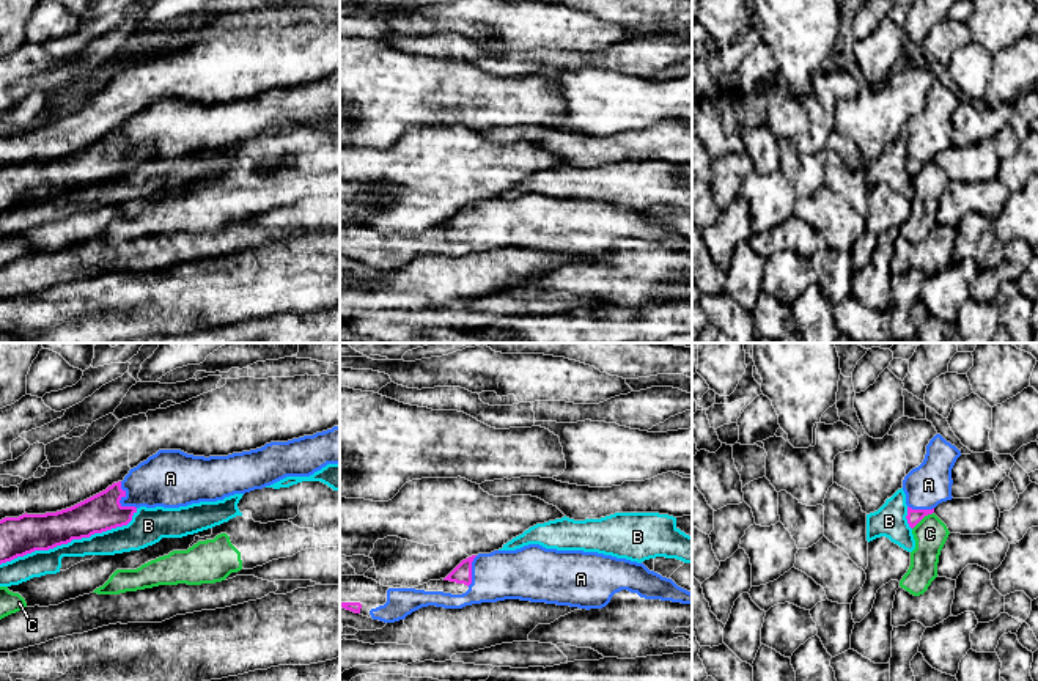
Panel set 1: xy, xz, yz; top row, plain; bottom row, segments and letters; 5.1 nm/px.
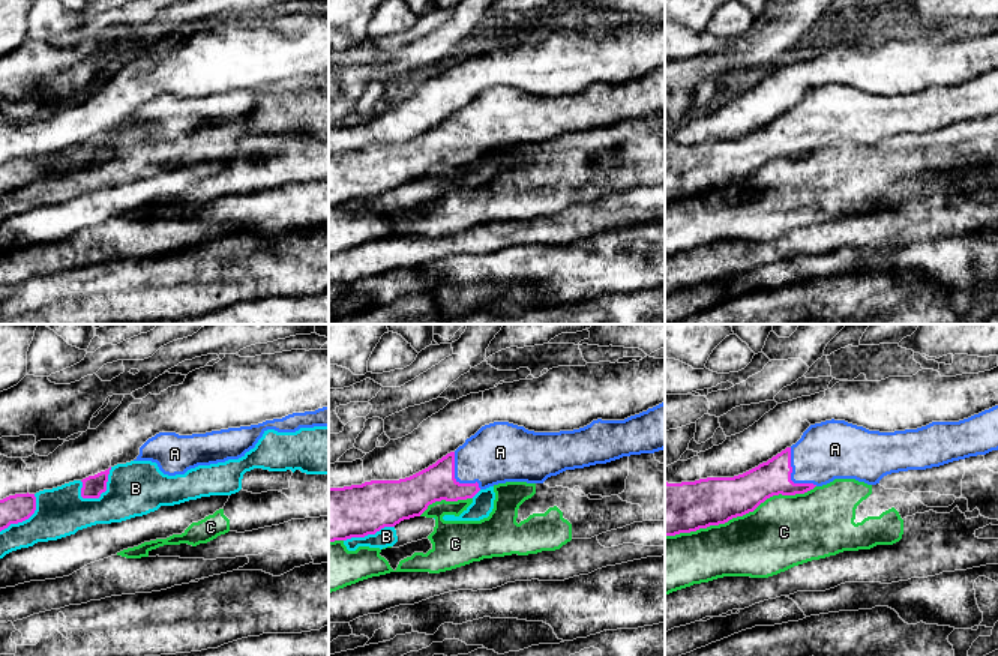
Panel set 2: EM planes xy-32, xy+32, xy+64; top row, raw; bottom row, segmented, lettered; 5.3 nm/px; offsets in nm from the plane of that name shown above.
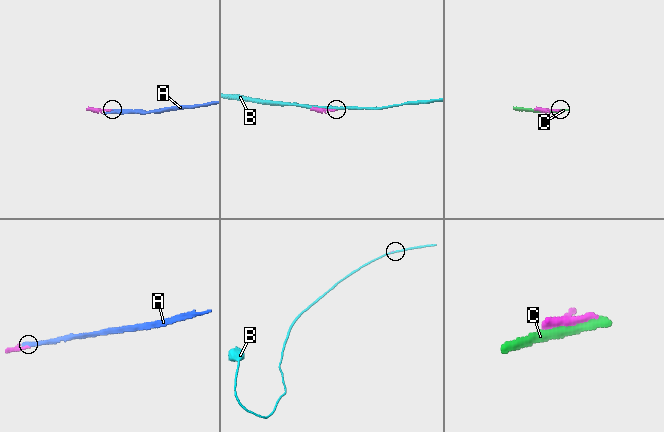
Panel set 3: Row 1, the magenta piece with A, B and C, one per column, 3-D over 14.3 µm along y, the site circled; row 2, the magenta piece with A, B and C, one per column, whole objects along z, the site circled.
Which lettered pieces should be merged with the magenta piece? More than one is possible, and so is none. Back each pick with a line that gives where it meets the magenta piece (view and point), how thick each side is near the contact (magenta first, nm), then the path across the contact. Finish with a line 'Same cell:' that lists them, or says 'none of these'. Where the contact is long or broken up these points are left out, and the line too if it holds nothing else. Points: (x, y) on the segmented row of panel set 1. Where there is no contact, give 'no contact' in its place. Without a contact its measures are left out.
A: xy (120, 499) | 190/280 nm | across xy (103, 511), (109, 510), (120, 499), (145, 485), (164, 480)
Same cell: A

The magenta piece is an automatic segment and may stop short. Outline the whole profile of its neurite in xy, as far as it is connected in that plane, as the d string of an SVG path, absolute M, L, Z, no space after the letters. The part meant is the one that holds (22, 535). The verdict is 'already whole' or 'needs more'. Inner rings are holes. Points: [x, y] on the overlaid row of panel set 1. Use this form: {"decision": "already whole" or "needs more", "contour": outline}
{"decision": "needs more", "contour": "M340 425L228 456L159 450L131 469L123 481L71 508L2 519L0 565L127 525L140 506L179 508L217 502L286 477L310 477L327 464L340 464Z"}

